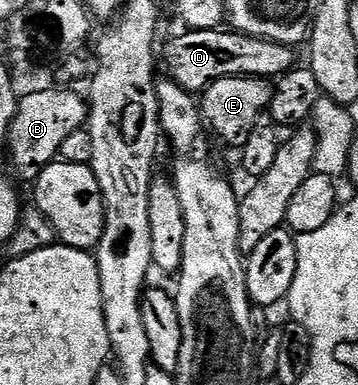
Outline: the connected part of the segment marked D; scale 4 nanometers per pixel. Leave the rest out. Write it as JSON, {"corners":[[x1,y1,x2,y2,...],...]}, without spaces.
{"corners":[[185,30,165,48,165,68,168,79,174,80,188,92,200,94,205,88,219,78,228,76,264,76,276,78,295,67,294,49,287,44,260,40,254,36,244,36,239,31]]}

